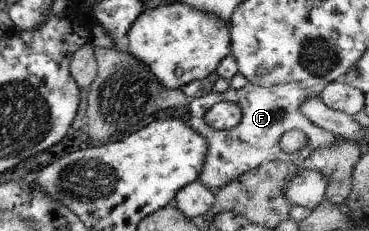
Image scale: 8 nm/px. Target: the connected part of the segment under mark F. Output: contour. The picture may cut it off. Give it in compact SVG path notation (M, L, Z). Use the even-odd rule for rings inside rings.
M249 83L239 90L230 88L225 93L210 92L206 96L191 99L189 104L191 117L188 124L197 130L209 144L208 156L199 180L205 184L206 188L217 194L229 182L260 167L262 163L280 161L302 165L312 159L312 154L316 150L328 149L339 140L342 142L342 138L338 138L326 129L321 129L302 114L300 108L308 102L310 97L316 97L318 94L319 89L306 89L298 83L271 87ZM220 101L228 101L241 106L241 122L234 128L219 131L206 122L206 111ZM294 129L302 130L306 134L308 145L300 152L284 154L278 146L278 141L284 132Z

